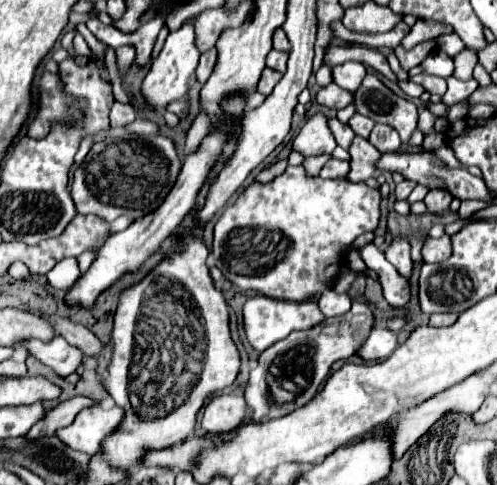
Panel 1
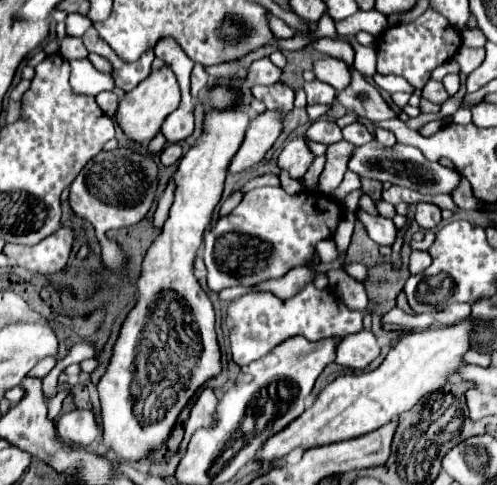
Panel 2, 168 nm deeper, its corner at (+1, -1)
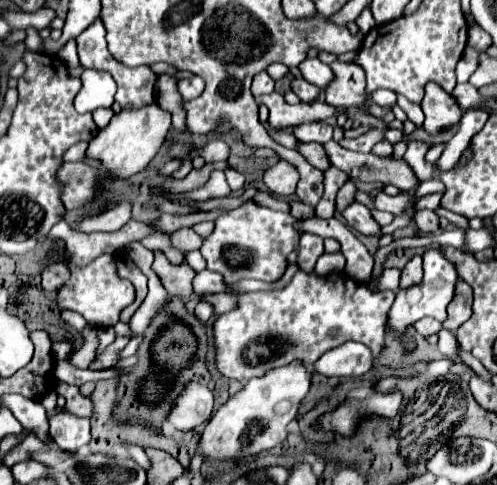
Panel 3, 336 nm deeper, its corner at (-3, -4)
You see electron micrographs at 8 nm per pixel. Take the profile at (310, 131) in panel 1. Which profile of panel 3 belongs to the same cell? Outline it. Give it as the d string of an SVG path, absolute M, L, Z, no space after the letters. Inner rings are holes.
M278 160L272 168L264 172L264 186L274 196L280 196L280 198L292 196L296 190L296 184L298 184L298 172L294 166L290 166L284 160Z

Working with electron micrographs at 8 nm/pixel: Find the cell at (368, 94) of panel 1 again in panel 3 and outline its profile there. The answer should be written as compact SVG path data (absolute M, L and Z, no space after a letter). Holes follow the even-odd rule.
M332 62L332 74L334 80L326 86L324 96L326 104L334 108L352 108L360 102L366 100L364 88L366 88L366 78L364 70L356 64L344 64L344 62Z

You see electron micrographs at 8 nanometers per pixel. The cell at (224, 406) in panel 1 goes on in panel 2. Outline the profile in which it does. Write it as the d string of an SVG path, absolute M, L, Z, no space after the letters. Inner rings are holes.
M204 387L202 393L200 393L200 397L196 399L196 403L192 405L188 423L184 425L185 435L178 449L180 455L185 454L188 442L194 431L198 431L200 427L212 427L212 419L216 415L216 407L218 407L218 399L216 399L214 391L208 389L208 387Z

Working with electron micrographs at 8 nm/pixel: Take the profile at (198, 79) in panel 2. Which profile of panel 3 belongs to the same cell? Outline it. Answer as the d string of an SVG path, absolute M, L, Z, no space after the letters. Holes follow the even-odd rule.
M192 76L192 78L178 82L178 92L180 92L182 100L192 100L192 98L200 96L202 90L204 90L204 80L200 76Z

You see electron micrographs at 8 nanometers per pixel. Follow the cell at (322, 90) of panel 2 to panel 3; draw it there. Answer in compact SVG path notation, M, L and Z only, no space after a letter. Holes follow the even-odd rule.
M298 76L290 82L290 88L292 88L292 92L296 92L302 98L302 102L312 102L318 96L318 88Z

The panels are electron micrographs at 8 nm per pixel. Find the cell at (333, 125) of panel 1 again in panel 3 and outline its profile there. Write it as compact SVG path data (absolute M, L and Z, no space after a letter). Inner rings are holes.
M312 122L312 124L298 124L292 128L292 134L300 142L316 142L316 140L302 140L302 138L328 138L332 140L332 126L326 122Z

